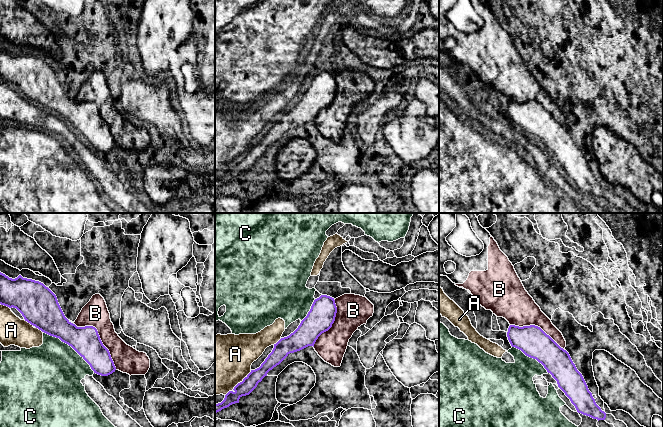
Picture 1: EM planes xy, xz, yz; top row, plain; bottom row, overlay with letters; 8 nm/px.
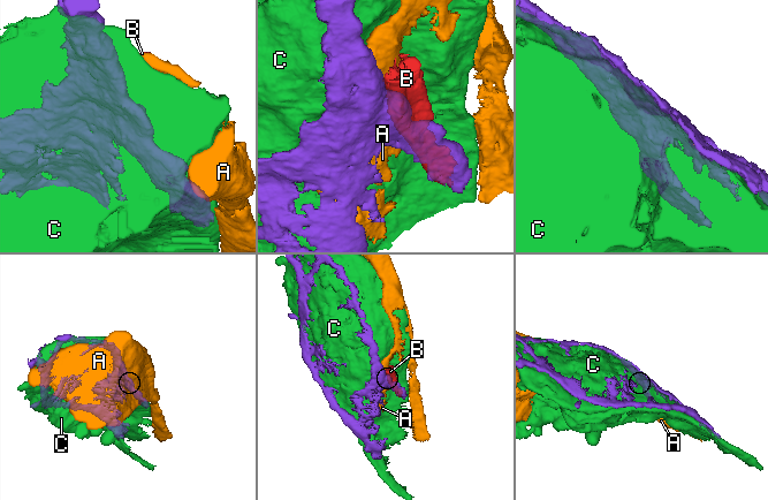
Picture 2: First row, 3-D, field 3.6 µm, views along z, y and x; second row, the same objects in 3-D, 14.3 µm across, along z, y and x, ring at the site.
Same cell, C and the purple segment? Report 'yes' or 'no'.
no

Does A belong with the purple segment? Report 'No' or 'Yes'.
No

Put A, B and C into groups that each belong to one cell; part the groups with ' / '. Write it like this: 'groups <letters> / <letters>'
groups A / B / C

